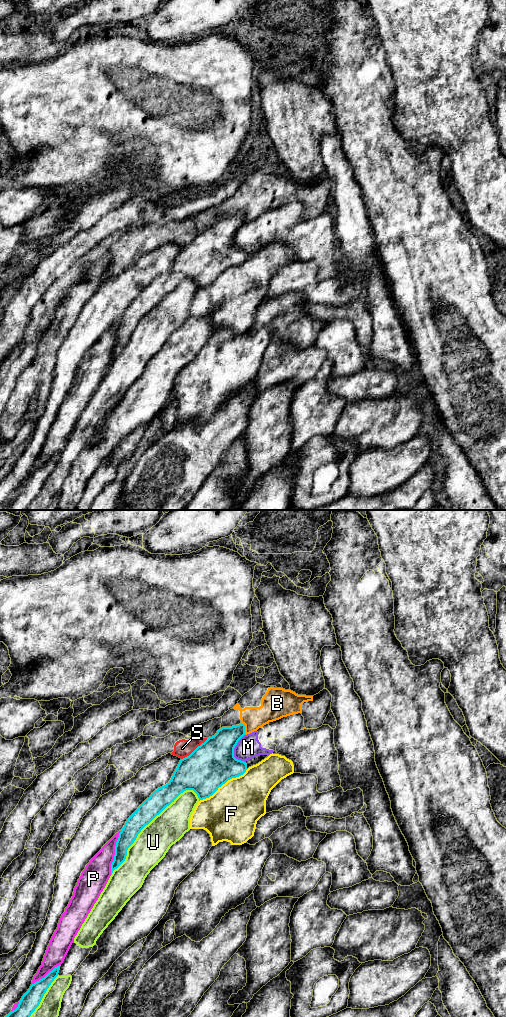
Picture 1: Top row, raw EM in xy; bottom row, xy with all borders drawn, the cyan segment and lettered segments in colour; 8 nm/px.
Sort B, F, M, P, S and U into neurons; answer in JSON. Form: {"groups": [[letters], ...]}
{"groups": [["B", "S"], ["F"], ["M"], ["P"], ["U"]]}

